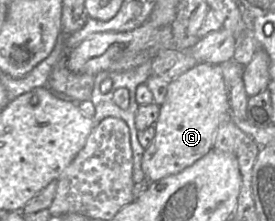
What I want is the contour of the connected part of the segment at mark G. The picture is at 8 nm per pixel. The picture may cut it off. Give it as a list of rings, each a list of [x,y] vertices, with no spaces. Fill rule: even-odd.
[[[197,63],[173,79],[160,106],[155,137],[143,153],[141,166],[145,178],[156,182],[193,165],[214,148],[219,125],[230,119],[230,91],[225,85],[219,64]]]

